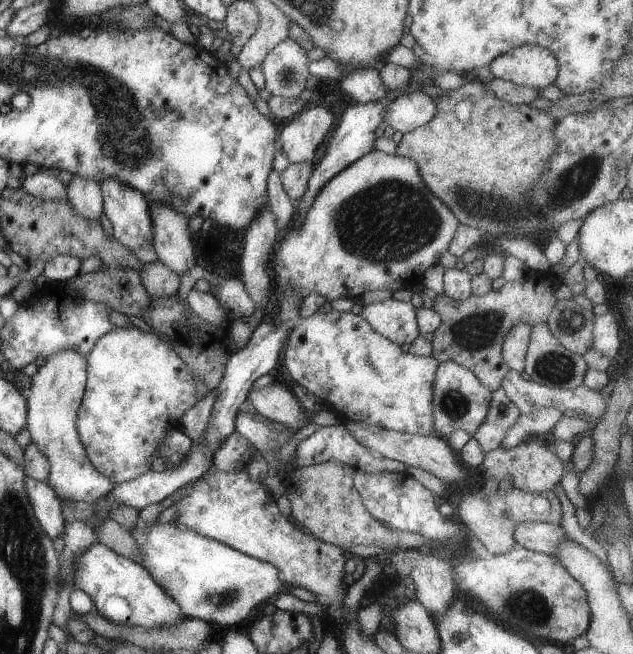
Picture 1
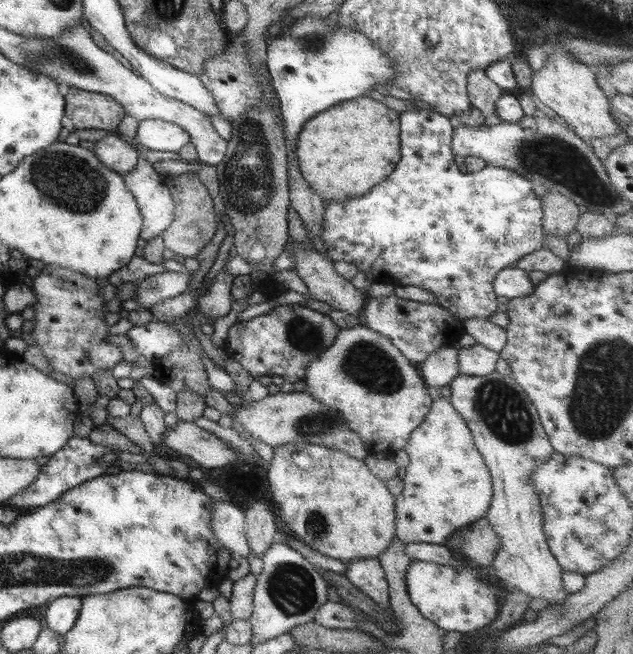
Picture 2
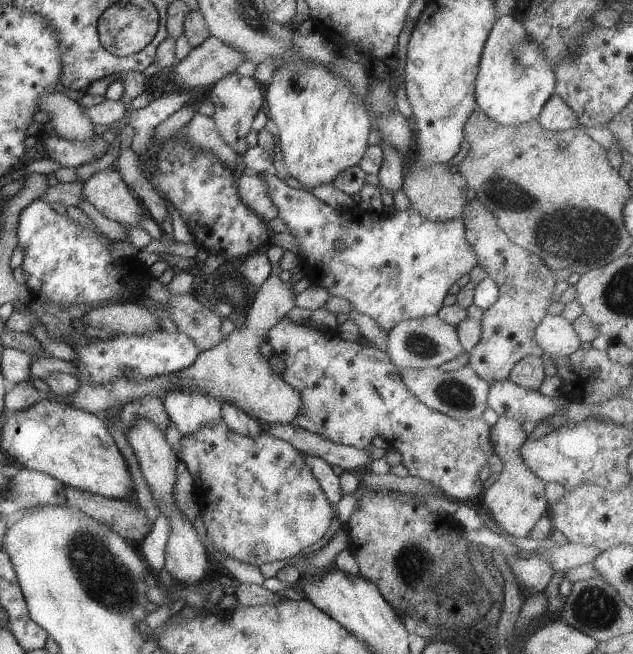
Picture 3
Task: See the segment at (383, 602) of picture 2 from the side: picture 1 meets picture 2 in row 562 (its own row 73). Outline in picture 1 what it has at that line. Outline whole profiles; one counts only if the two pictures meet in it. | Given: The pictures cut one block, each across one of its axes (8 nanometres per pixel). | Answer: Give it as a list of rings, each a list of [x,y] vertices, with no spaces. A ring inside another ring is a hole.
[[[374,67],[354,69],[339,81],[343,92],[358,103],[366,104],[367,102],[377,101],[388,94],[379,71]]]

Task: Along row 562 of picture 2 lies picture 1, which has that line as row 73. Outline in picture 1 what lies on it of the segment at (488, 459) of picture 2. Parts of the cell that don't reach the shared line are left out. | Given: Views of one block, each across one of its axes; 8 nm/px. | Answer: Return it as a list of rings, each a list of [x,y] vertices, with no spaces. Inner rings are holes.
[[[522,45],[497,56],[488,67],[496,78],[539,90],[555,84],[559,60],[543,46]]]

